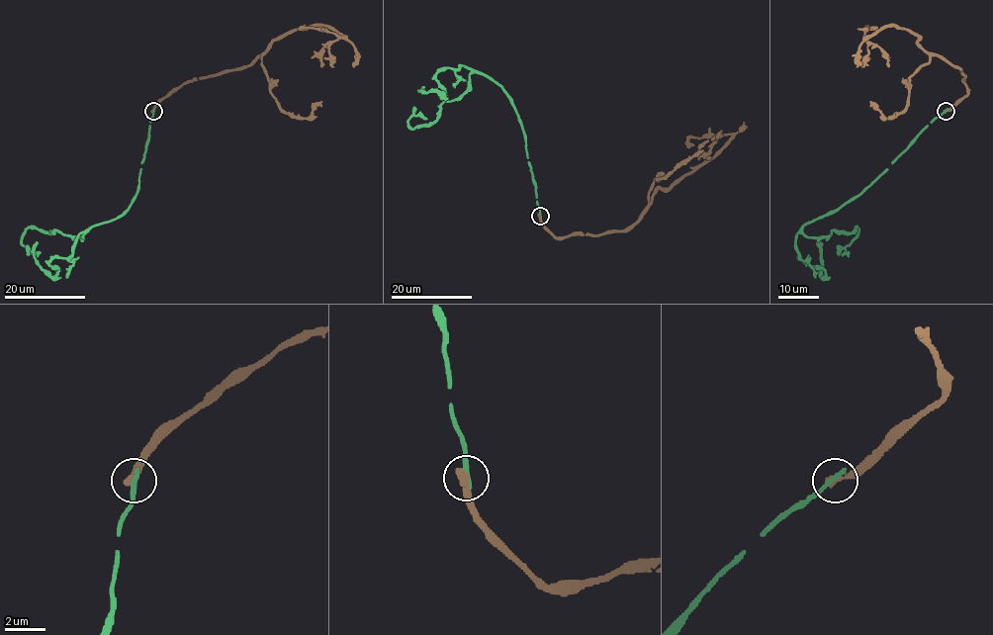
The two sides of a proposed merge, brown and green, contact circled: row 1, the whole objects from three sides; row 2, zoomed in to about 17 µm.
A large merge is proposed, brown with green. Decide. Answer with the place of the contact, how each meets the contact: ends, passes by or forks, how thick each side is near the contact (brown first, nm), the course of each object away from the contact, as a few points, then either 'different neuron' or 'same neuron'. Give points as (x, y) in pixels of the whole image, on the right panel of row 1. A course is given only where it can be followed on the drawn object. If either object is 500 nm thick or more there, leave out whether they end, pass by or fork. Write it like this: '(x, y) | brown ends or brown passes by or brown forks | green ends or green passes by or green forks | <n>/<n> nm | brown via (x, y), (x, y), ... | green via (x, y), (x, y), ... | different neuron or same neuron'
(946, 111) | brown ends | green ends | 420/240 nm | brown via (946, 111), (967, 92), (959, 69), (928, 53), (907, 29), (882, 26), (863, 38), (867, 27), (875, 29) | green via (946, 111), (861, 191), (803, 226), (806, 235), (819, 236), (857, 227), (845, 248), (849, 252) | different neuron

